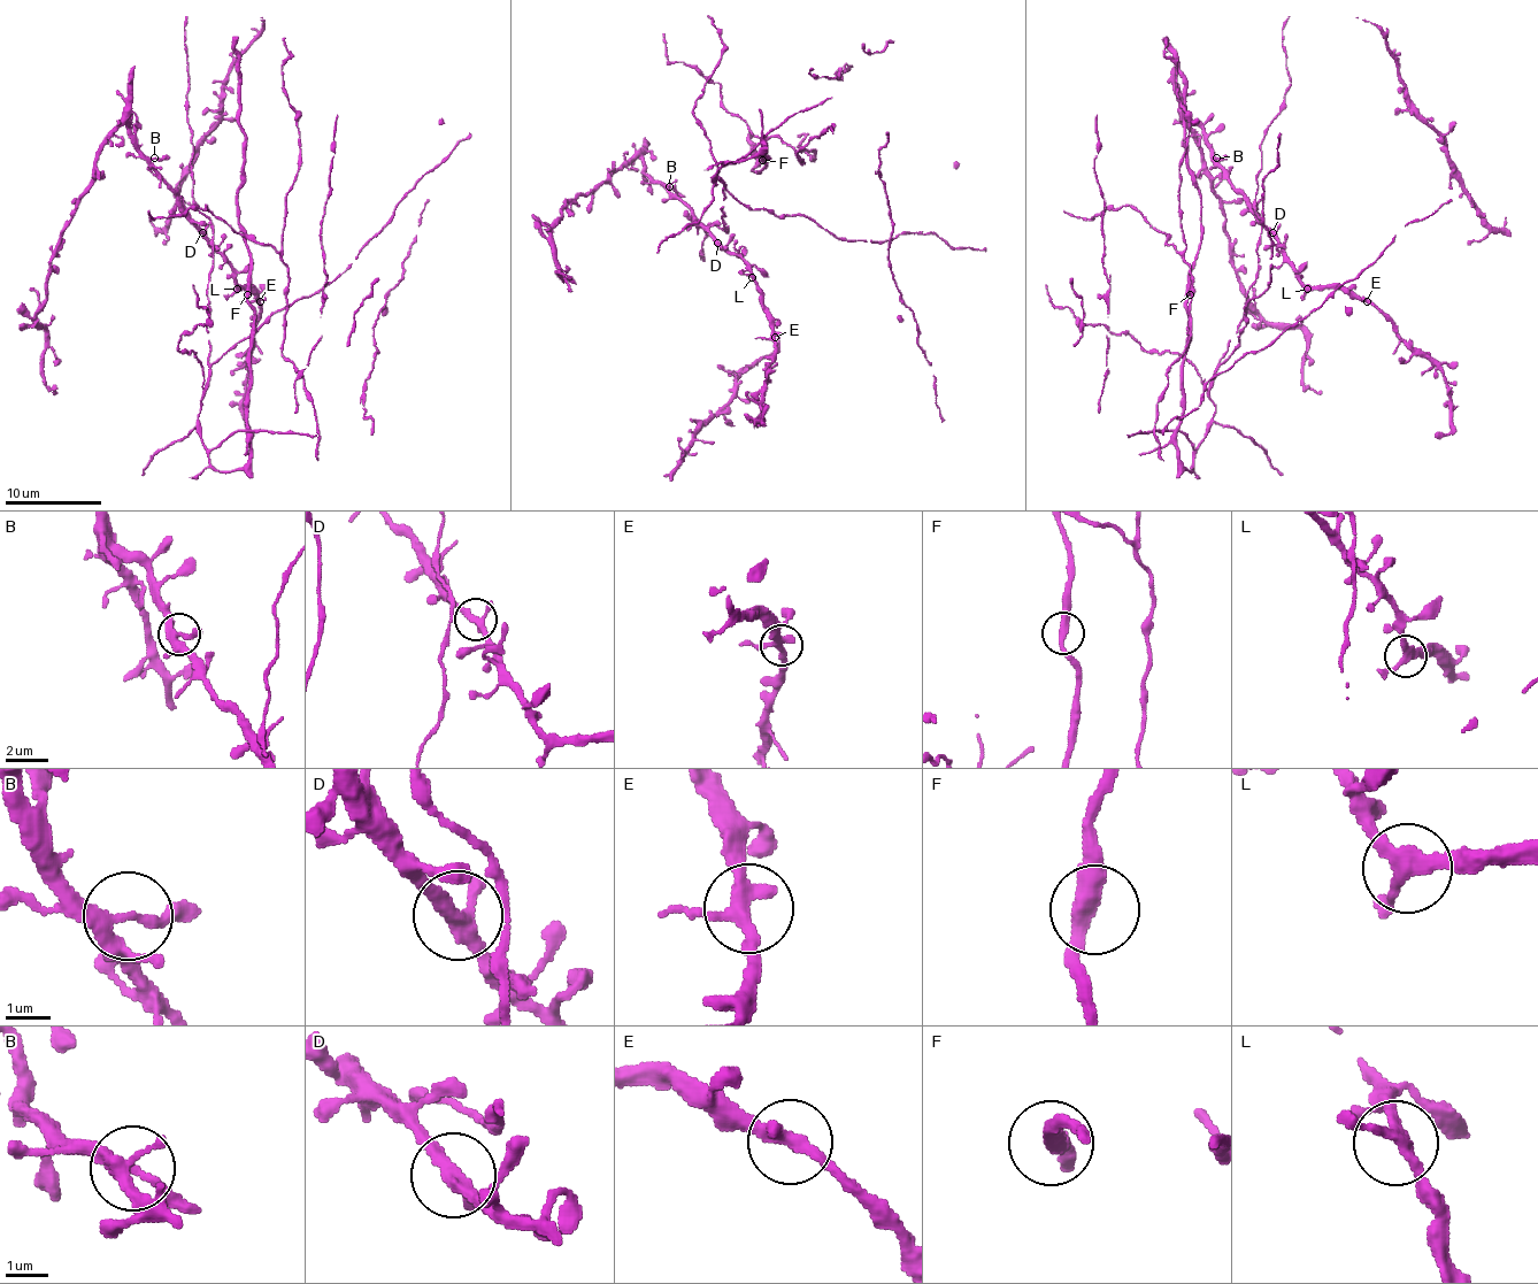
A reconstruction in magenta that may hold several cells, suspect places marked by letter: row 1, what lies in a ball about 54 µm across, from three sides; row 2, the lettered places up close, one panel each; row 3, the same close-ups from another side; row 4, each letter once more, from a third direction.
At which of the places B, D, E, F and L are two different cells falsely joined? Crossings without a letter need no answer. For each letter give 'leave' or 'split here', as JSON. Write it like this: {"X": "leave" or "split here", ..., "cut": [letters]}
{"B": "leave", "D": "leave", "E": "leave", "F": "leave", "L": "leave", "cut": []}

